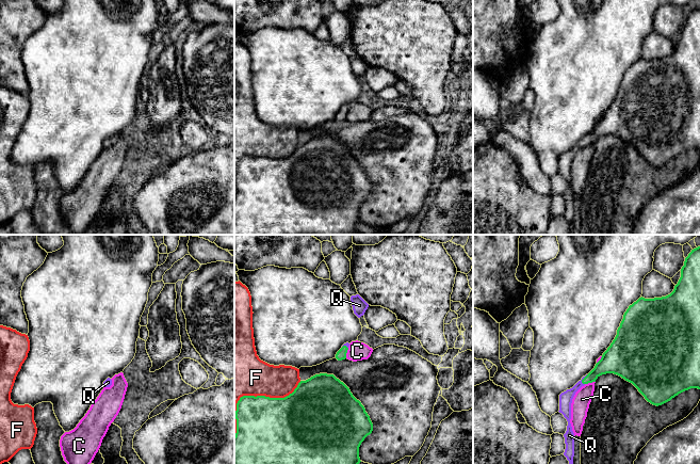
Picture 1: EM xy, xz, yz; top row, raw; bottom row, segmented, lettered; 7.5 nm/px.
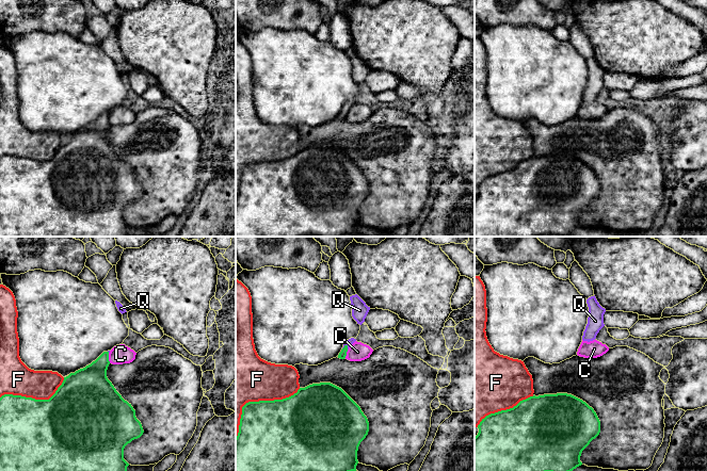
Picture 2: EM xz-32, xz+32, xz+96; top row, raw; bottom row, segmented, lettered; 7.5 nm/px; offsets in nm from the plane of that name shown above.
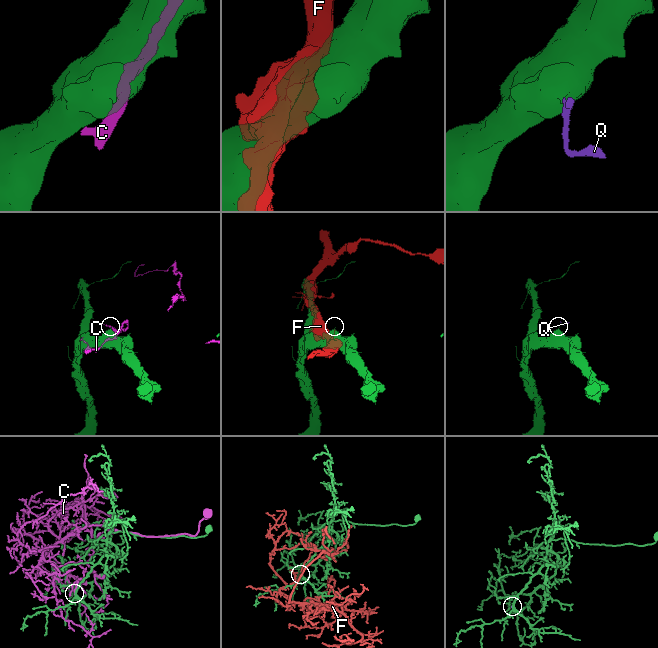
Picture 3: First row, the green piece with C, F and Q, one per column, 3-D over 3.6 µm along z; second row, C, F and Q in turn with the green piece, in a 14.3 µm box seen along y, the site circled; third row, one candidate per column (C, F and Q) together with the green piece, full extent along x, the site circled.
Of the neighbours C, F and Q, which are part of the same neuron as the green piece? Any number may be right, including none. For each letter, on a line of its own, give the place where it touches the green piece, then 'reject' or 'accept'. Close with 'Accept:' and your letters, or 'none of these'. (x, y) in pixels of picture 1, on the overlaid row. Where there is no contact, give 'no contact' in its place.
C: meets green in xz at (346, 352); reject
F: meets green in xz at (251, 396); reject
Q: meets green in yz at (582, 380); accept
Accept: Q

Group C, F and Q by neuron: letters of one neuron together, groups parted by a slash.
C / F / Q

